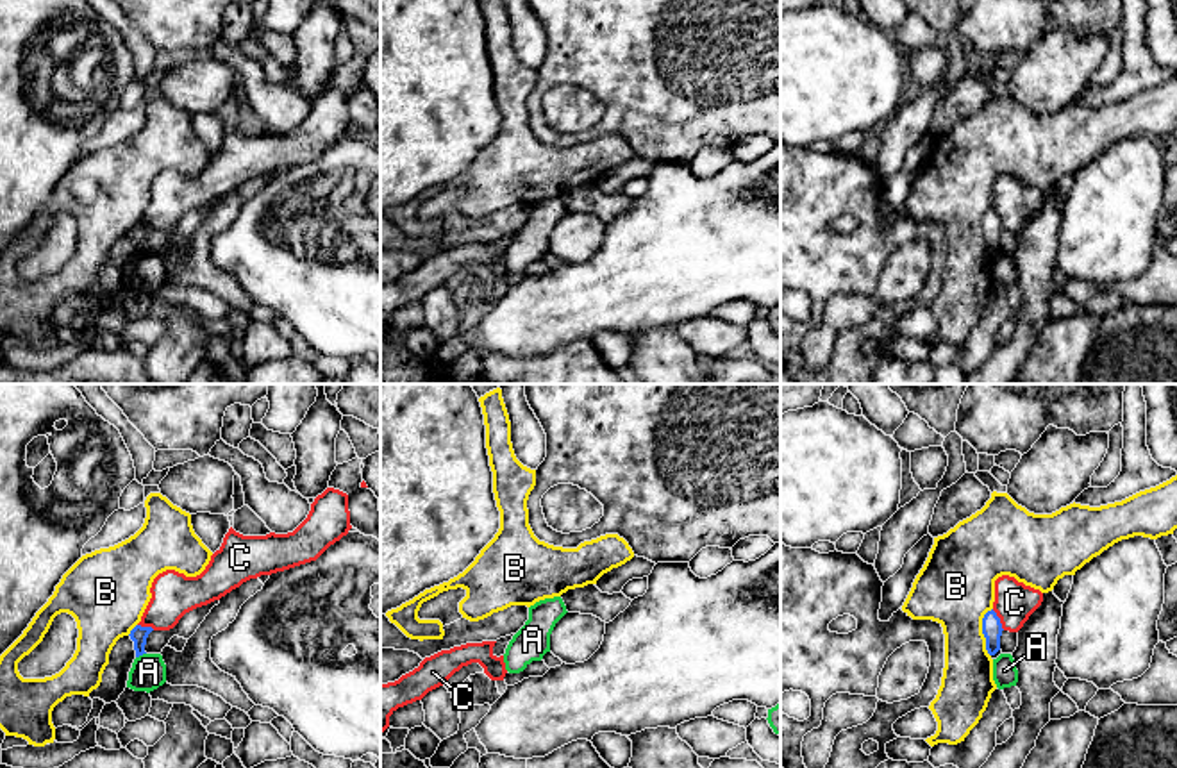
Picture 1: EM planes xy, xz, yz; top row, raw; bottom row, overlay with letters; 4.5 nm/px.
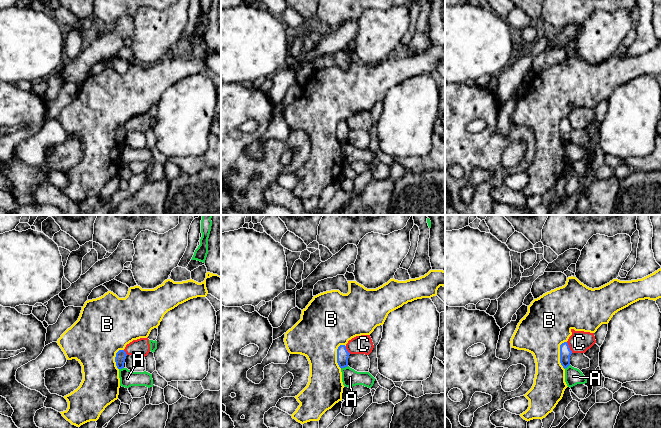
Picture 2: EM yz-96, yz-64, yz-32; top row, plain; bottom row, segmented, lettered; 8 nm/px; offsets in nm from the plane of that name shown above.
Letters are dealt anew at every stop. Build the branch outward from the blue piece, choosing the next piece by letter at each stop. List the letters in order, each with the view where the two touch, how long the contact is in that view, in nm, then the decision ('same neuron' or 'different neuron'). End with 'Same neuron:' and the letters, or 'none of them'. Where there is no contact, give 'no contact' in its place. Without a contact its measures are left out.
A: xy | 50 nm | different neuron
B: yz | 220 nm | different neuron
C: yz | 110 nm | different neuron
Same neuron: none of them

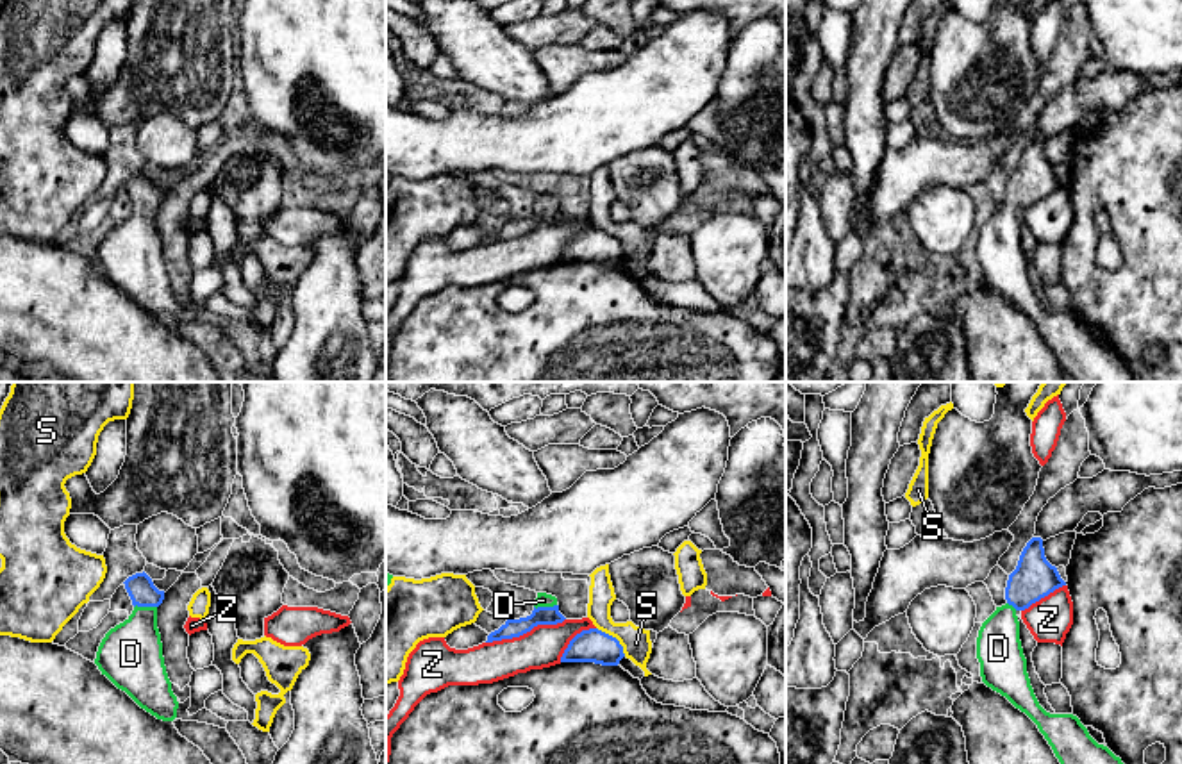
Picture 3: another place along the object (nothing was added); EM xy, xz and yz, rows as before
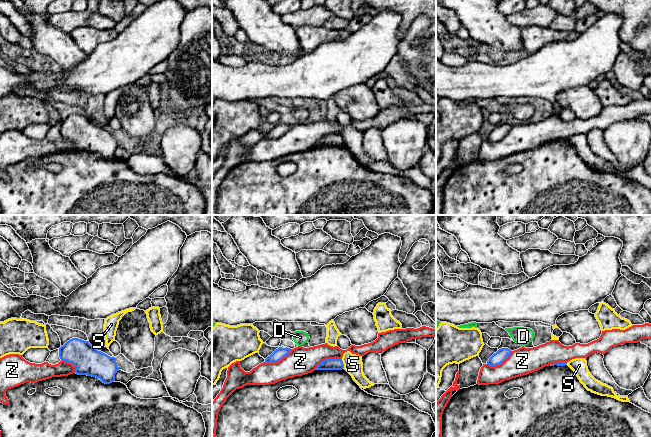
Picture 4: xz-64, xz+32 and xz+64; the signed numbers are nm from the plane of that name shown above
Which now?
D: xy | 100 nm | same neuron
S: xz | 190 nm | different neuron
Z: xz | 380 nm | different neuron
Same neuron: D

